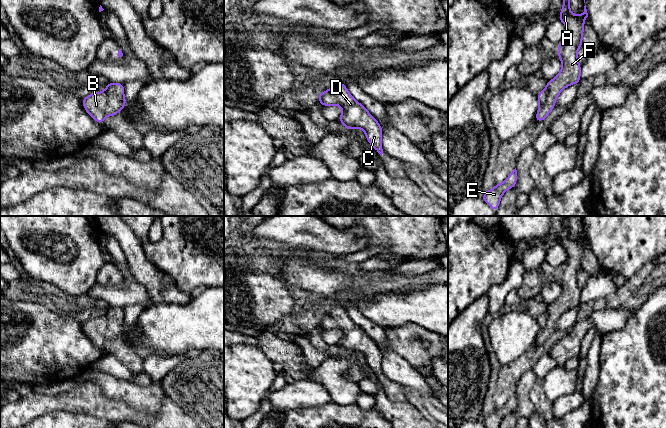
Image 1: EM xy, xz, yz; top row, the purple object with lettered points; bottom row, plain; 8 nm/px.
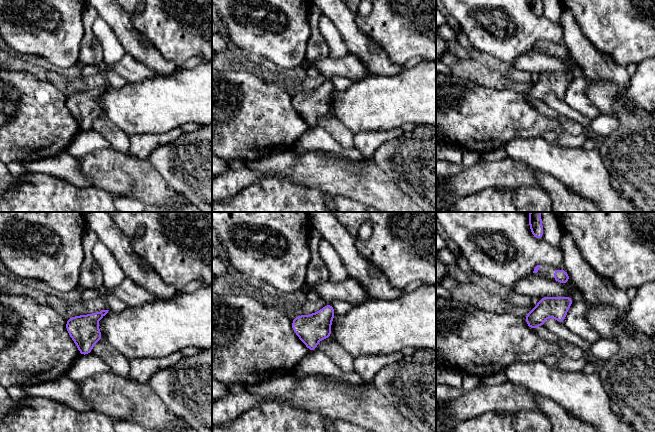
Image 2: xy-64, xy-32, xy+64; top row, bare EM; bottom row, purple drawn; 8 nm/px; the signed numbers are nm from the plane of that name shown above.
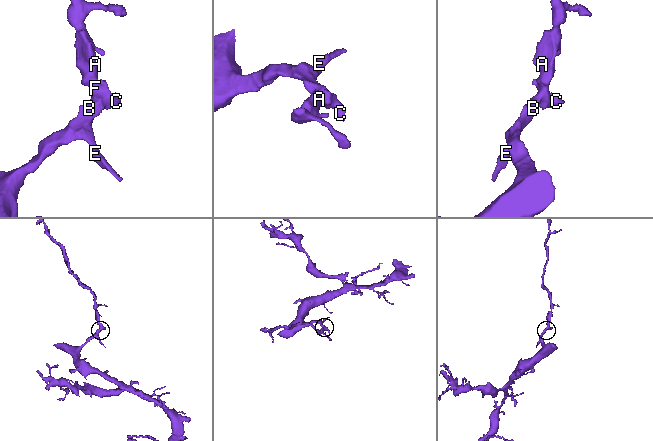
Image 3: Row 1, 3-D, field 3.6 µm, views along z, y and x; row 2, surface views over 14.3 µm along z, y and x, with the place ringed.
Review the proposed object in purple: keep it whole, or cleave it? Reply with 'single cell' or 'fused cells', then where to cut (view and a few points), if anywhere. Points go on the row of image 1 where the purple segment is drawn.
single cell; no cut

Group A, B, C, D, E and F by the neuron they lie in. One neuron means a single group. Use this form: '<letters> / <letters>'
A B C D E F

